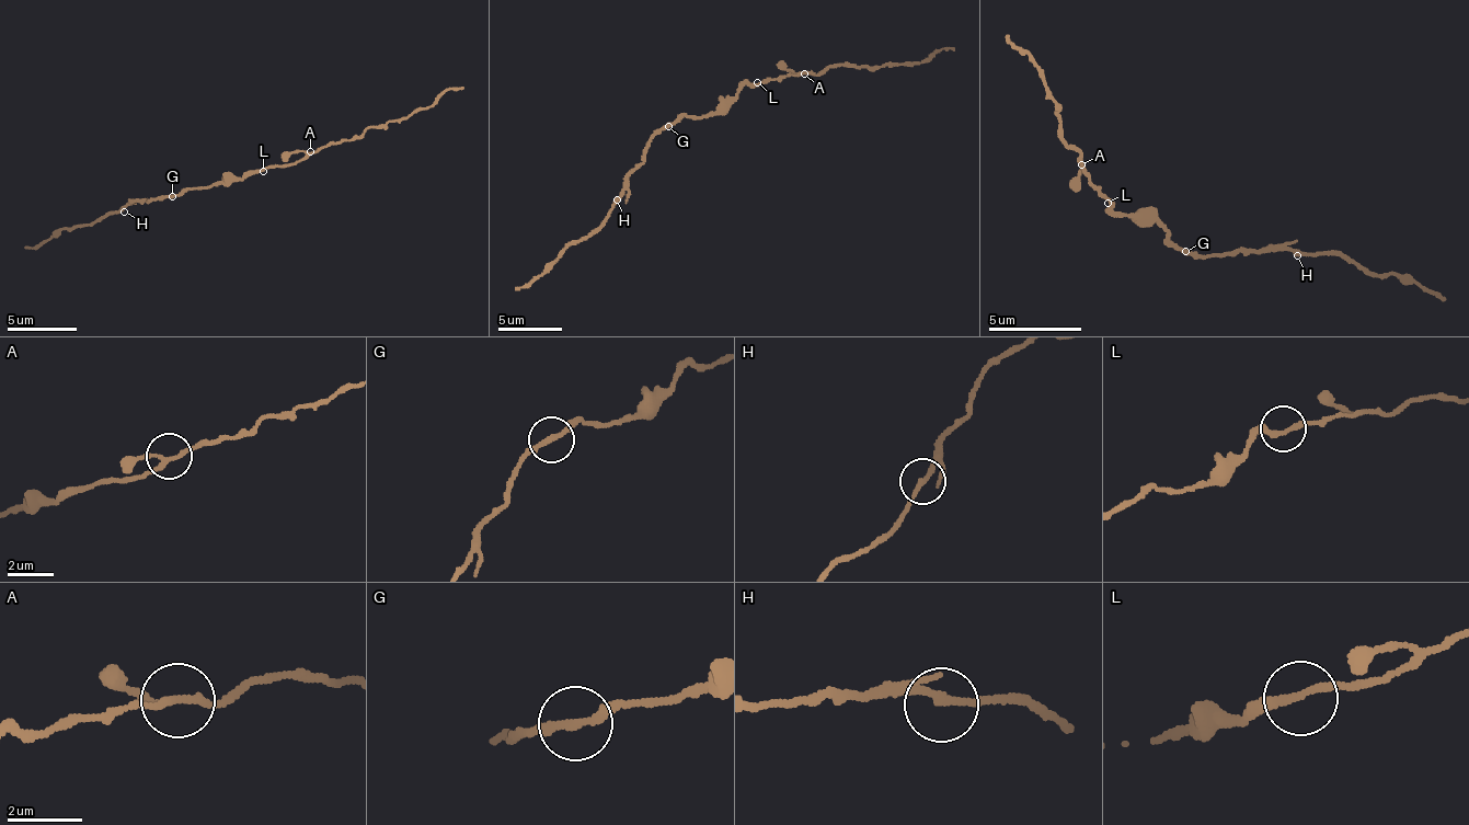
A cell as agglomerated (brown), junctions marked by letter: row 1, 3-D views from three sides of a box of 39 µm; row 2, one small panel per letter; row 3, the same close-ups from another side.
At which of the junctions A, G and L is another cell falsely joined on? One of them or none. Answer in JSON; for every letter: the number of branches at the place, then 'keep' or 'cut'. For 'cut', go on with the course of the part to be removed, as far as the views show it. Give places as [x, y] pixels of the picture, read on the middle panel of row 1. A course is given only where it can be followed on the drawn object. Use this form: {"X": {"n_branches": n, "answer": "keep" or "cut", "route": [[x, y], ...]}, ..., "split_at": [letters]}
{"A": {"n_branches": 3, "answer": "keep"}, "G": {"n_branches": 2, "answer": "cut", "route": [[667, 126], [649, 144], [628, 179], [628, 191], [601, 224], [573, 241], [541, 274], [515, 288]]}, "L": {"n_branches": 2, "answer": "keep"}, "split_at": ["G"]}

